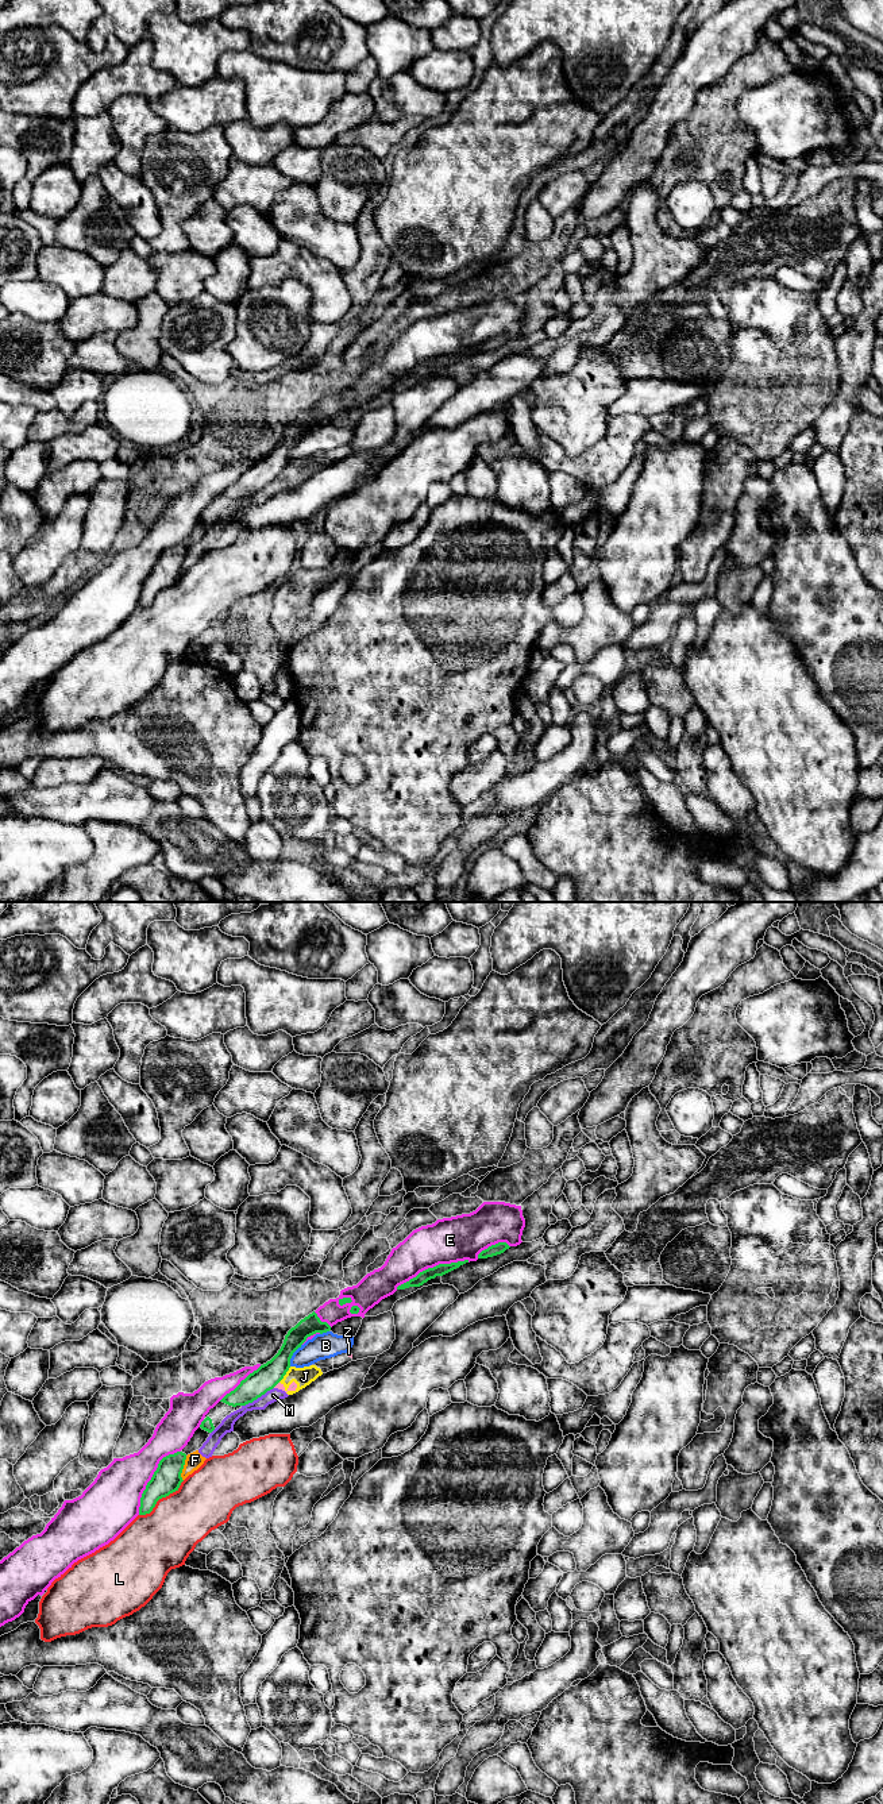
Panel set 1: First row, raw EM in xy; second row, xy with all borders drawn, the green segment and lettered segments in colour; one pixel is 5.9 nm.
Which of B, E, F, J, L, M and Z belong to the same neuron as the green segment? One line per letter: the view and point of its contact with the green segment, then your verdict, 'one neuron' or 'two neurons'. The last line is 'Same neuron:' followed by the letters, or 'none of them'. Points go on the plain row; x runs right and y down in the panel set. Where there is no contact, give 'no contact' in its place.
B: contact xy (292, 447); two neurons
E: contact xy (434, 359); two neurons
F: contact xy (182, 561); two neurons
J: contact xy (285, 466); two neurons
L: contact xy (161, 590); two neurons
M: contact xy (257, 490); two neurons
Z: contact xy (276, 477); two neurons
Same neuron: none of them

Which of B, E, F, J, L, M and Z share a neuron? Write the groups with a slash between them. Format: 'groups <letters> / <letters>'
groups B / E / F J M Z / L

